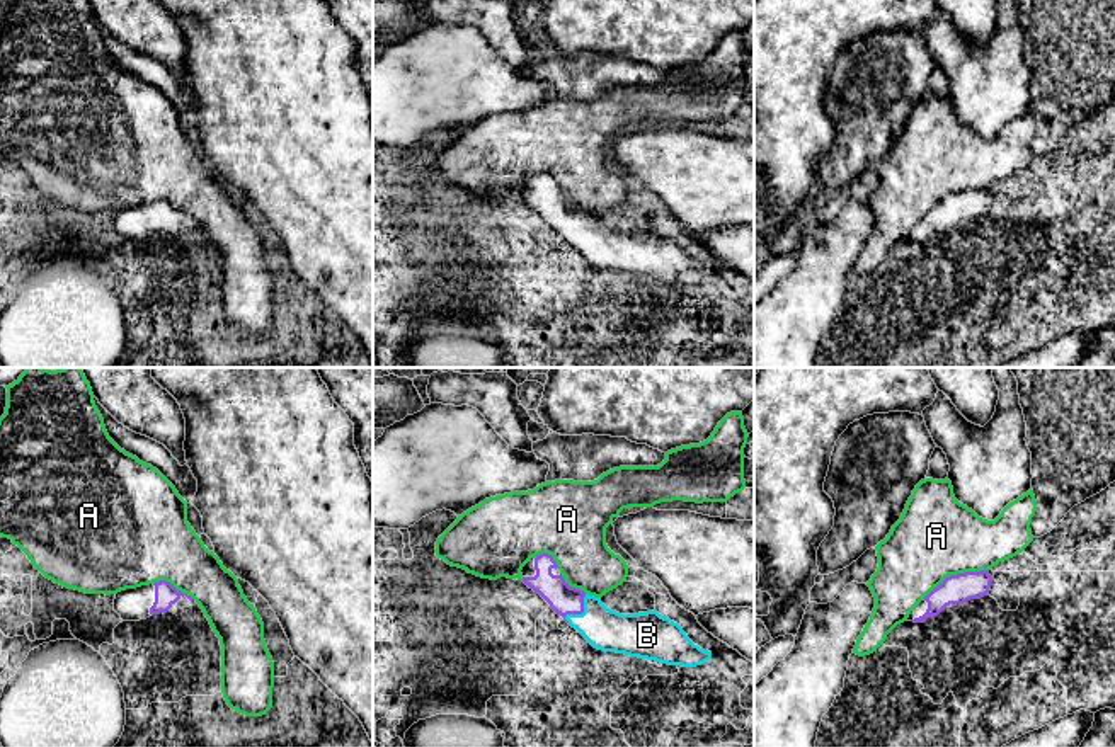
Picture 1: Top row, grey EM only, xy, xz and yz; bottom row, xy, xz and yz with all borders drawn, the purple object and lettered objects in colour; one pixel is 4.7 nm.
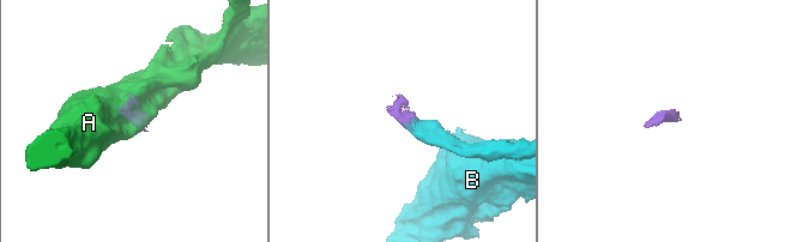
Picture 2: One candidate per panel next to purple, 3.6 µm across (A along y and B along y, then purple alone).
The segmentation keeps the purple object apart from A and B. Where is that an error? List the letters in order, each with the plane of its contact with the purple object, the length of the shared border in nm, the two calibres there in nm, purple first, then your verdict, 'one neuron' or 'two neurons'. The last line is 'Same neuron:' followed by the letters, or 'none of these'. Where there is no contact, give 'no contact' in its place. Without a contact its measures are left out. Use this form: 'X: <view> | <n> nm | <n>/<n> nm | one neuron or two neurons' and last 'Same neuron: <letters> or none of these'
A: yz | 340 nm | 140/380 nm | two neurons
B: xz | 160 nm | 140/200 nm | one neuron
Same neuron: B

